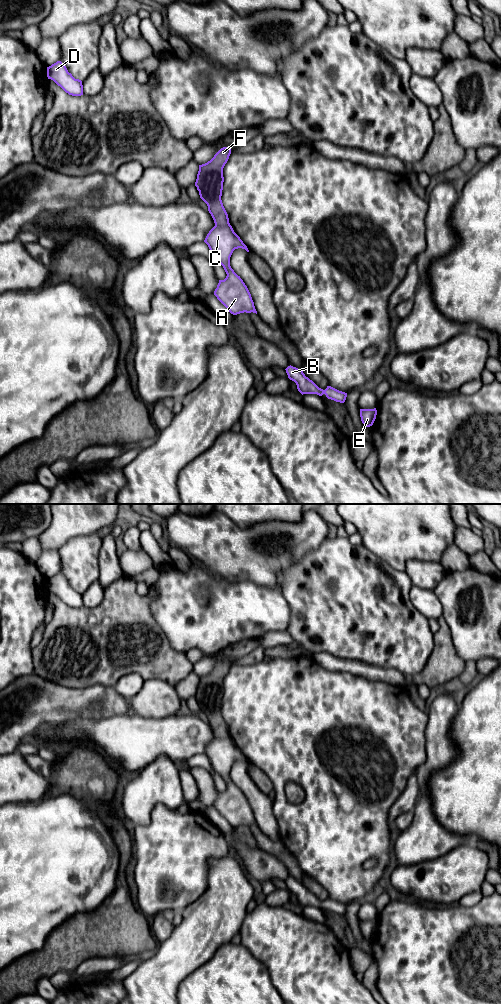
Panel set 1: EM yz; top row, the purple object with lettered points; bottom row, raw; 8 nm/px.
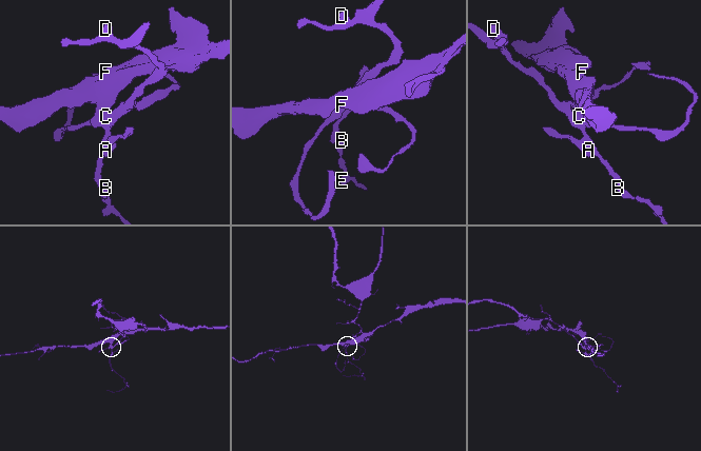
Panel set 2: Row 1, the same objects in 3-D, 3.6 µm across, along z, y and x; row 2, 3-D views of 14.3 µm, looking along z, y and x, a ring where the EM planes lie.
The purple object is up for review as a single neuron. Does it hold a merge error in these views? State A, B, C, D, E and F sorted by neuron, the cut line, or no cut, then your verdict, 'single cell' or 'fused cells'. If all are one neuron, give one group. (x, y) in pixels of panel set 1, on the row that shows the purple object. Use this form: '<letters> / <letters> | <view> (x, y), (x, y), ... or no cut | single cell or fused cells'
A B C D E / F | yz (229, 223), (223, 226), (215, 226) | fused cells

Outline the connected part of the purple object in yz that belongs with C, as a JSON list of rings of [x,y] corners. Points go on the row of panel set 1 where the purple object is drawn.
[[[230,223],[222,227],[214,226],[207,234],[204,242],[227,274],[224,280],[219,280],[214,295],[233,315],[244,312],[257,314],[247,286],[230,266],[230,257],[233,251],[242,248],[249,252],[247,246],[234,232]]]

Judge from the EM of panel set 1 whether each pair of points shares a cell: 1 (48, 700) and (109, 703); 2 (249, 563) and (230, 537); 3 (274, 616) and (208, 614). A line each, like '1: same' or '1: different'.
1: same
2: same
3: same

